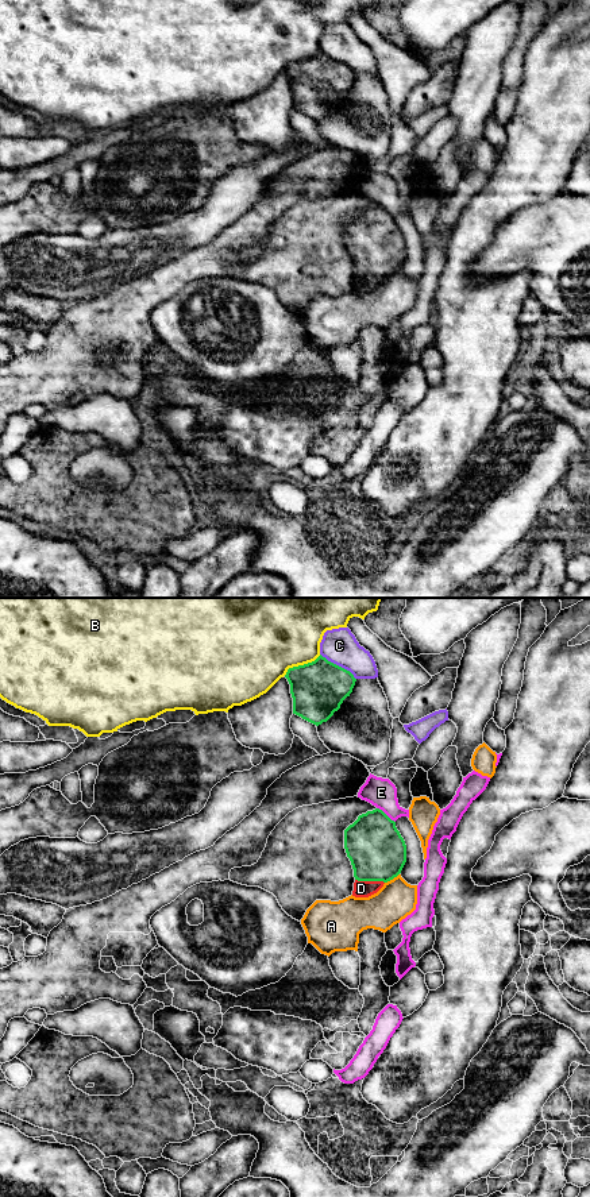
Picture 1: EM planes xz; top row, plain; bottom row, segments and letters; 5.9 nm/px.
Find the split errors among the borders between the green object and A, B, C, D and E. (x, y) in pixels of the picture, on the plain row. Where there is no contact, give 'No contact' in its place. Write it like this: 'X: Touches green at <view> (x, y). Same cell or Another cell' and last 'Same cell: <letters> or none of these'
A: Touches green at xz (392, 274). Another cell
B: Touches green at xz (301, 61). Another cell
C: Touches green at xz (338, 61). Another cell
D: Touches green at xz (370, 275). Same cell
E: Touches green at xz (385, 209). Another cell
Same cell: D

